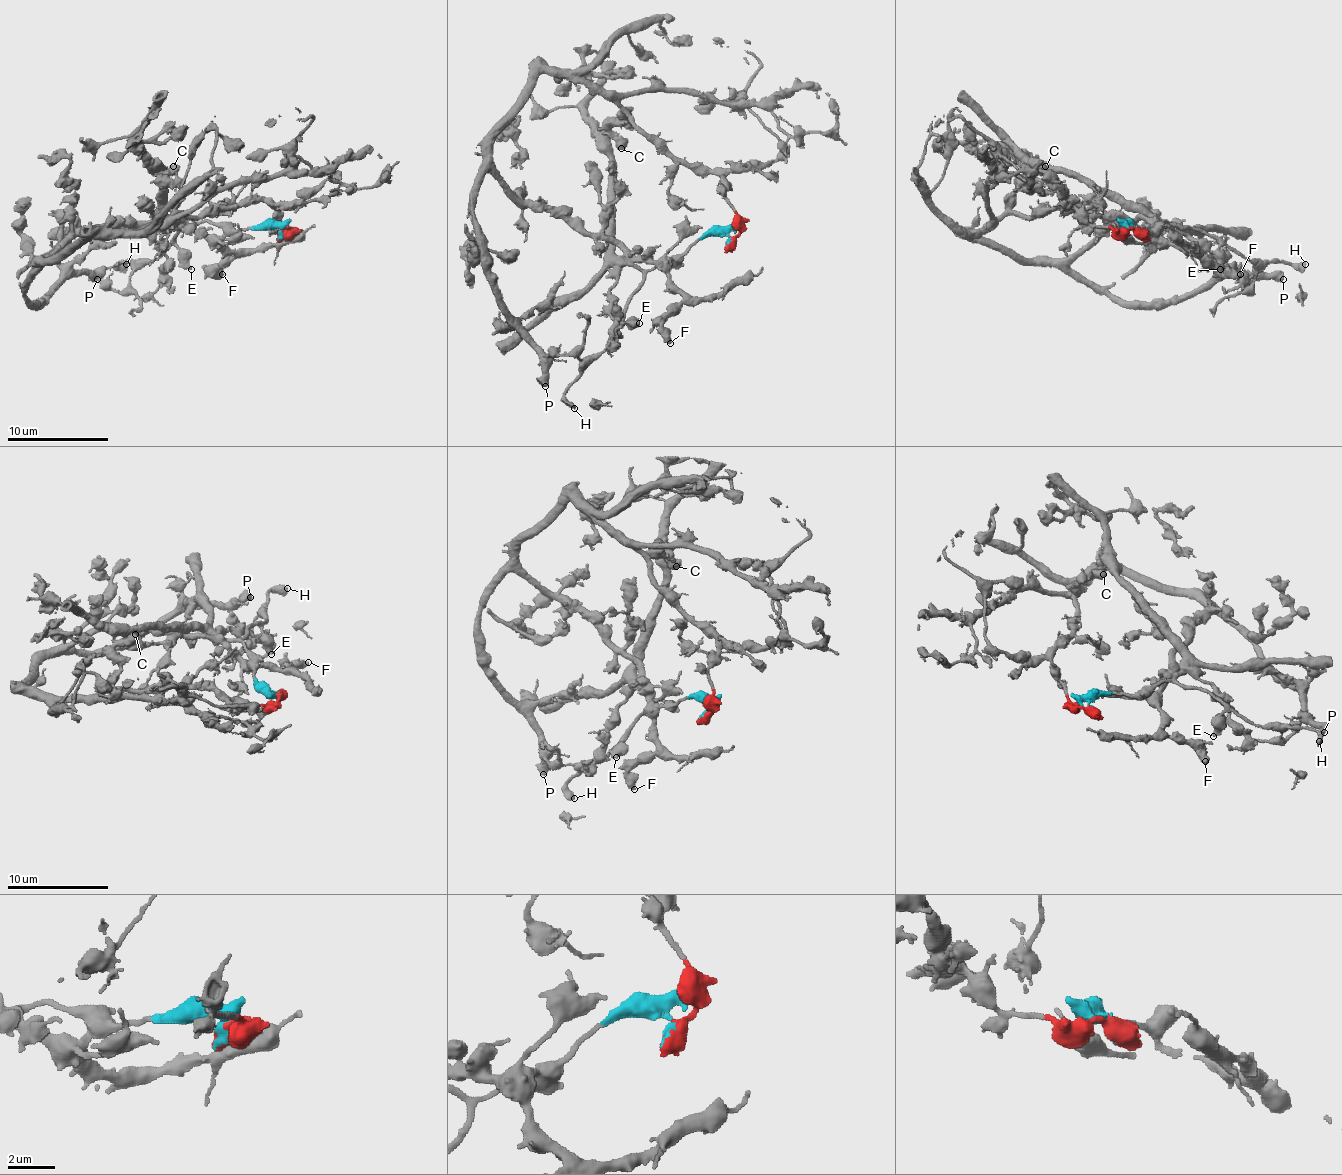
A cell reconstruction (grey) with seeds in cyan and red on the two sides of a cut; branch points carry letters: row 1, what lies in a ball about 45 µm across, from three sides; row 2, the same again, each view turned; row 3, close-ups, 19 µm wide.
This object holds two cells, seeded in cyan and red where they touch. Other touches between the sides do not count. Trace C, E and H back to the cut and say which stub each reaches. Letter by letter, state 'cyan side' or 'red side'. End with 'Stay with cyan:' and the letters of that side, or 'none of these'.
C: red side
E: cyan side
H: cyan side
Stay with cyan: E, H

